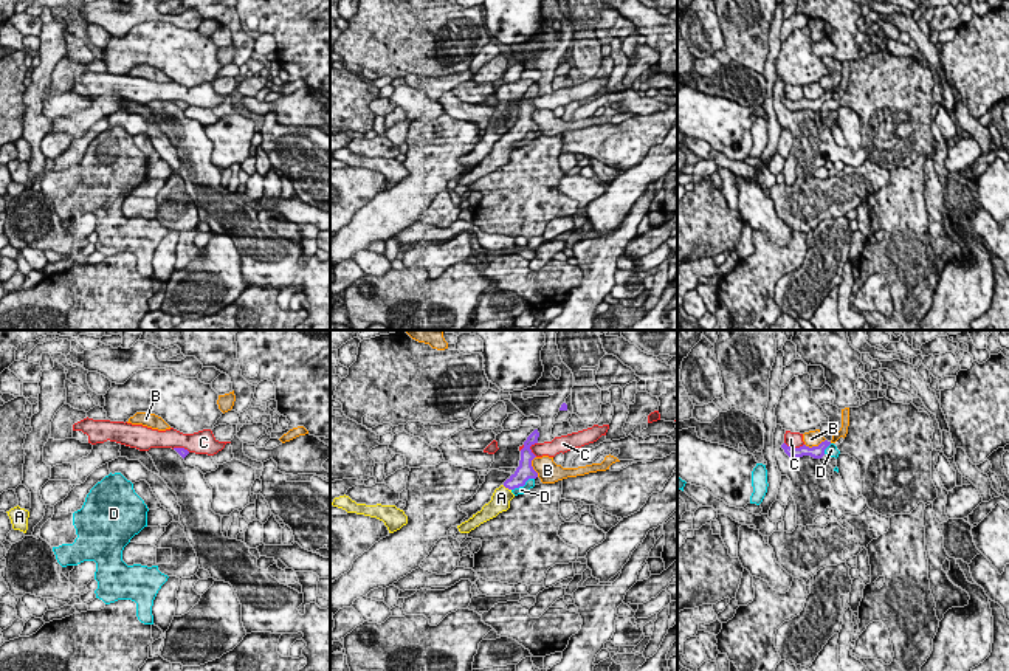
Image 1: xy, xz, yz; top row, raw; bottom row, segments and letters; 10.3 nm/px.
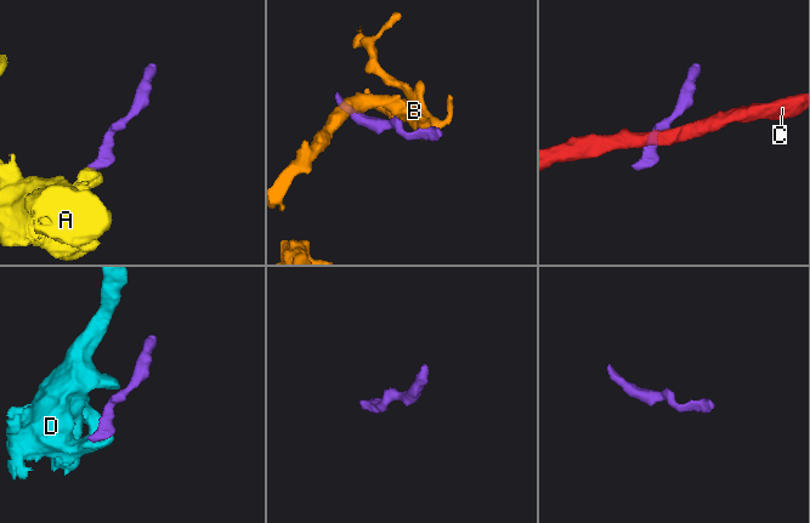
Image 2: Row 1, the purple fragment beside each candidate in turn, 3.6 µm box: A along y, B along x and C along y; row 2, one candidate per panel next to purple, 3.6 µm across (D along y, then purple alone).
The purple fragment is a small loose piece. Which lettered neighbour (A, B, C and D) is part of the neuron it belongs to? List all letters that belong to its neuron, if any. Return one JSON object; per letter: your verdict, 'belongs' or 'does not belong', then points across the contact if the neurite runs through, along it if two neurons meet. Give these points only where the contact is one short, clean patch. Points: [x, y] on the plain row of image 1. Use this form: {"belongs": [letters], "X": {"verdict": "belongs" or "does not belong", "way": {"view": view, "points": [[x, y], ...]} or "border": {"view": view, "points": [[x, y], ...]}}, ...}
{"belongs": ["A"], "A": {"verdict": "belongs", "way": {"view": "xz", "points": [[524, 124], [507, 140], [501, 151]]}}, "B": {"verdict": "does not belong", "border": {"view": "yz", "points": [[825, 92], [817, 98], [805, 98]]}}, "C": {"verdict": "does not belong", "border": {"view": "yz", "points": [[785, 95], [791, 99], [803, 98]]}}, "D": {"verdict": "does not belong", "border": {"view": "xz", "points": [[533, 130], [512, 143]]}}}

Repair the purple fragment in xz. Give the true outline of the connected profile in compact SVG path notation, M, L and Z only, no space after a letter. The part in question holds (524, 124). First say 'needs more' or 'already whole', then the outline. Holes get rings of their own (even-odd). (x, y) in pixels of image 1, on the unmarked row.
needs more; M535 82L527 90L527 93L524 95L524 101L521 102L521 113L516 124L499 141L494 143L491 153L485 157L480 164L457 178L460 186L470 186L480 177L496 170L502 164L507 164L510 161L510 153L515 150L511 144L515 141L524 139L529 132L538 130L538 126L532 119L532 113L536 108L530 102L532 98L538 96L538 90L538 82Z

